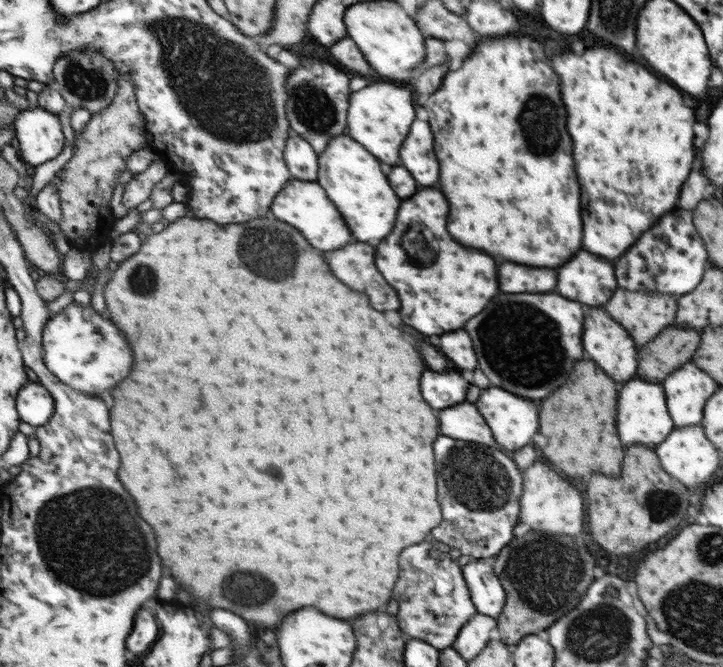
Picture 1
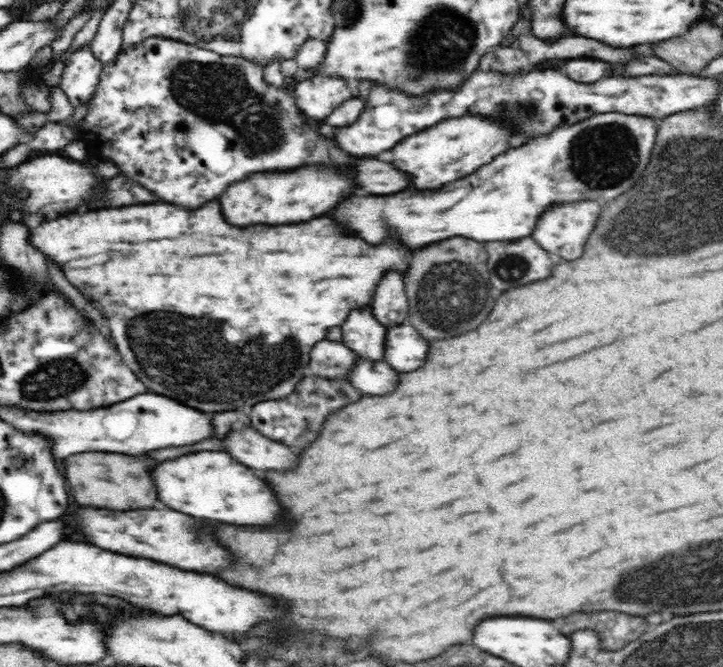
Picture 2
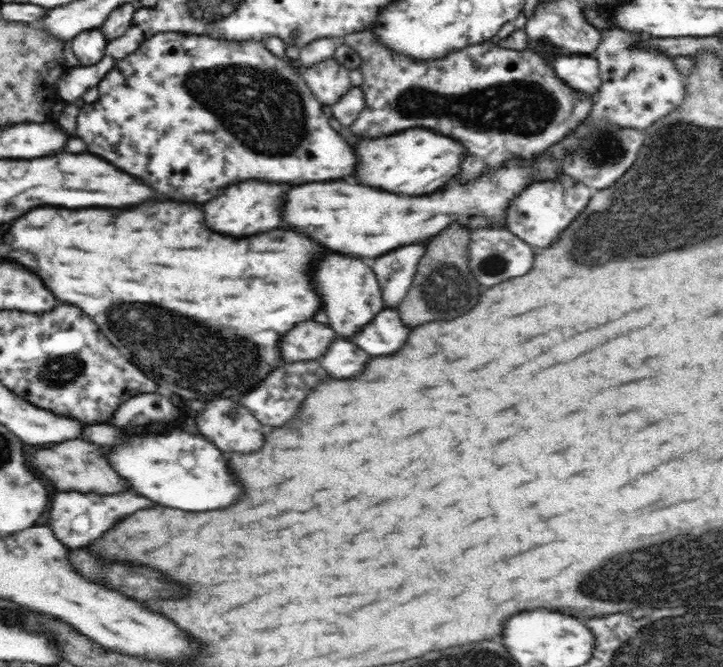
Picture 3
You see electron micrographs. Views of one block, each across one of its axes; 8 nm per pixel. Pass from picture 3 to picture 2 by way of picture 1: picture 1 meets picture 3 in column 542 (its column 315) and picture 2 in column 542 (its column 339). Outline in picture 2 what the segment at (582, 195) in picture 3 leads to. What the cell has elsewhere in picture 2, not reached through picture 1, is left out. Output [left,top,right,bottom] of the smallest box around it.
[532,202,602,260]

